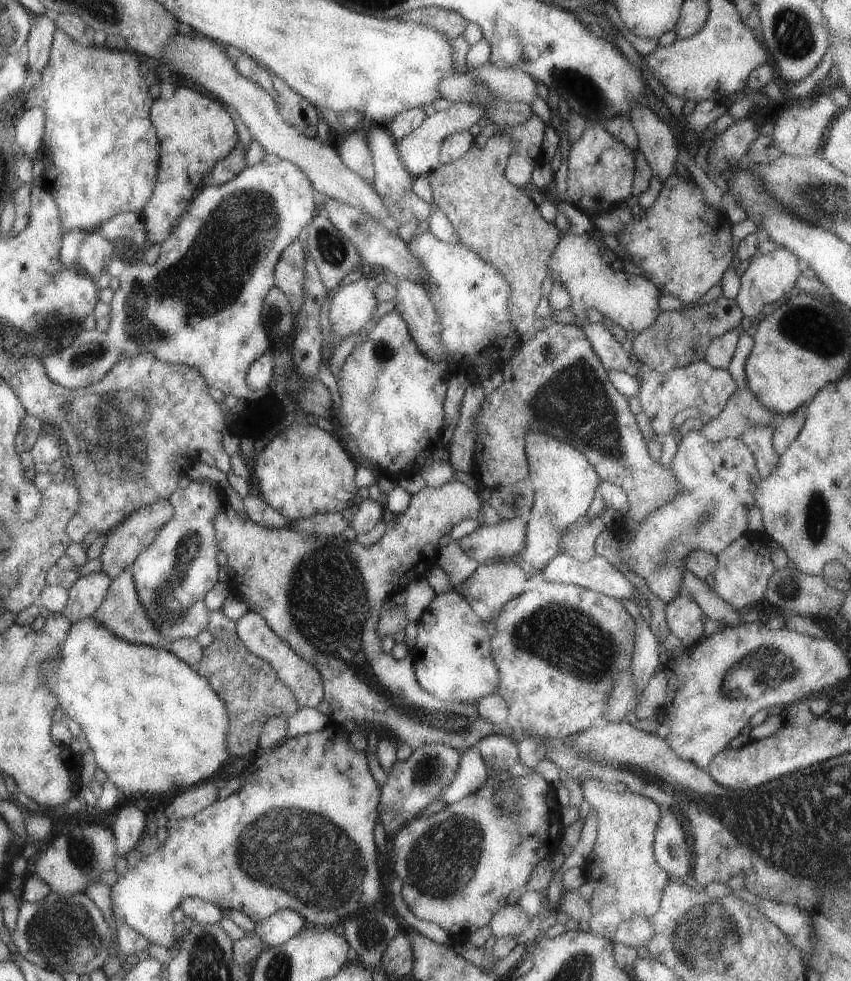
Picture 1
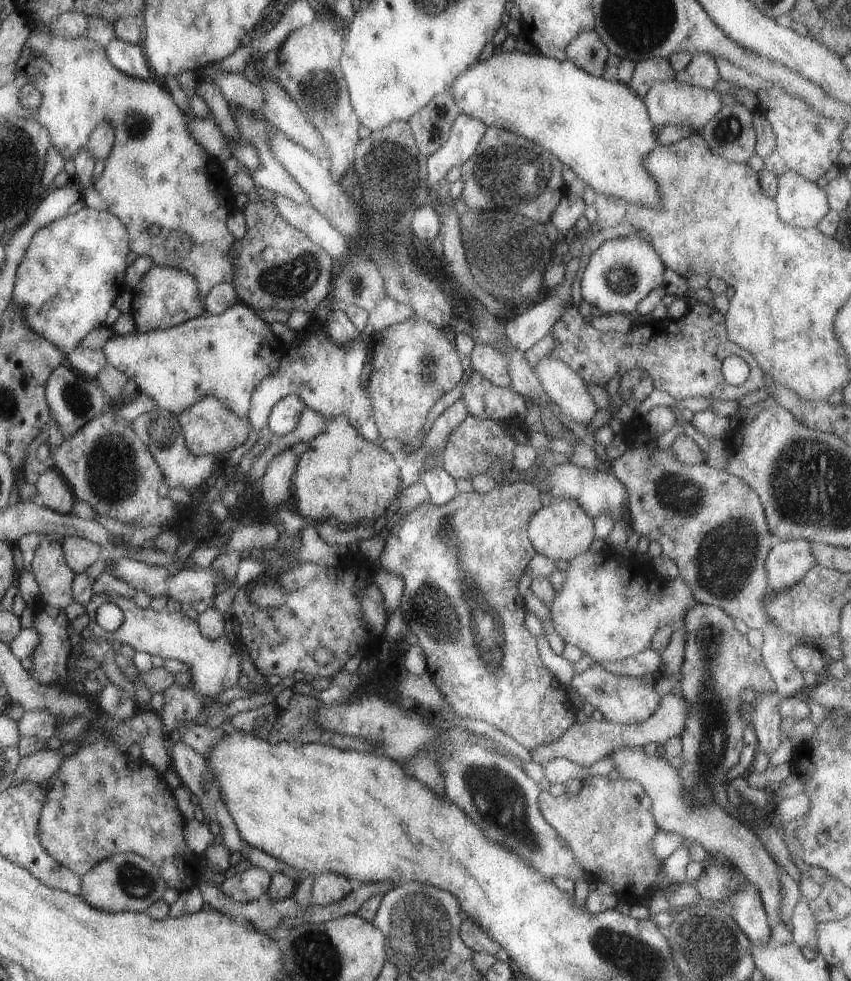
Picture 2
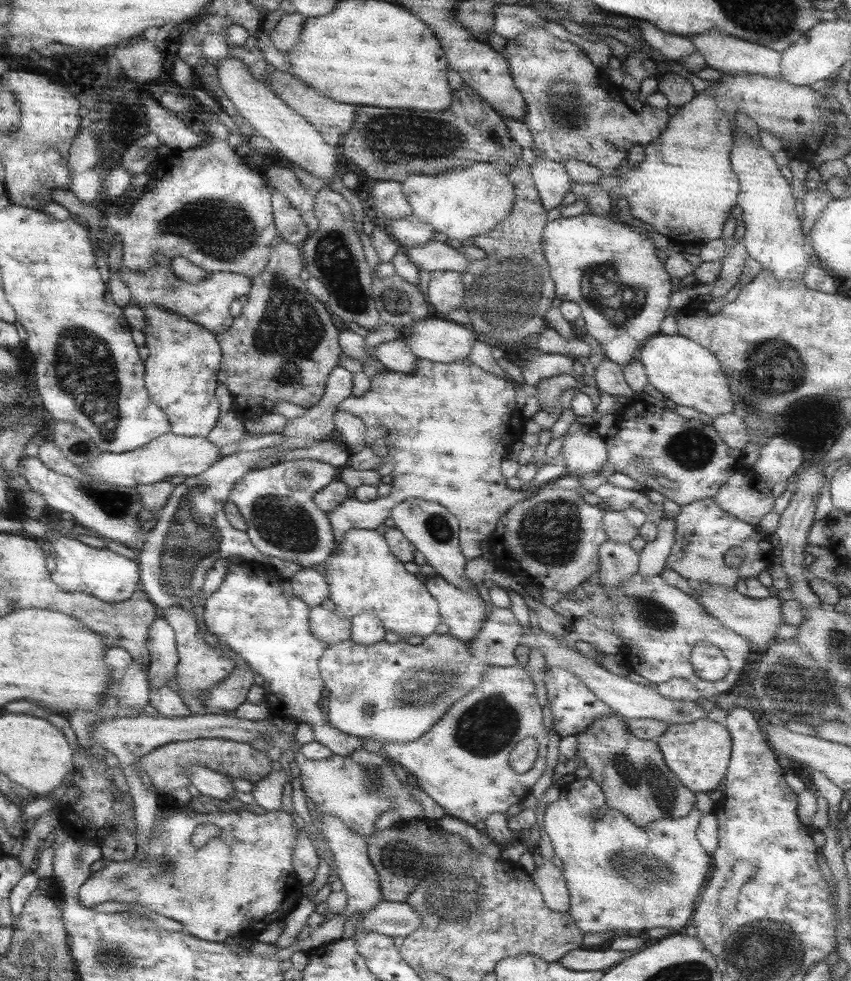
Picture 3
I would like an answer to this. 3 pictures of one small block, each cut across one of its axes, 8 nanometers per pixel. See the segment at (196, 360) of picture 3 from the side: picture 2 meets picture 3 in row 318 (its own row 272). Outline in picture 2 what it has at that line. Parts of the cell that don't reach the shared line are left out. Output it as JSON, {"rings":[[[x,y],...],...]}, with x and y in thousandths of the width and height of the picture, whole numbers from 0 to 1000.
{"rings":[[[177,271],[154,296],[153,322],[157,336],[168,339],[182,334],[213,331],[215,328],[241,319],[234,304],[227,281],[196,271]]]}

